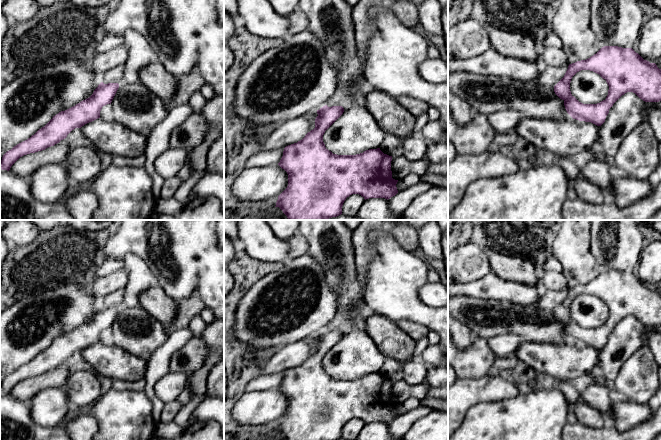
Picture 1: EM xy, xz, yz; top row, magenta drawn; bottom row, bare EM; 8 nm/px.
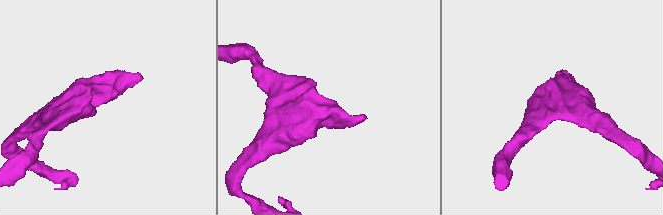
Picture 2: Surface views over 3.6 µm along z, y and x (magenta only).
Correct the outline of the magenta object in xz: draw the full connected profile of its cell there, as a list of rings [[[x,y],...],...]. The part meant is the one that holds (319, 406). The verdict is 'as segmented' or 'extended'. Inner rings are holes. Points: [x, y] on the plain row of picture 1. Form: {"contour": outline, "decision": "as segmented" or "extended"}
{"contour": [[[323,330],[317,334],[315,352],[308,356],[297,367],[284,372],[283,380],[278,389],[288,398],[288,410],[278,420],[275,431],[279,431],[286,440],[339,440],[347,421],[359,418],[365,424],[369,422],[390,423],[398,417],[396,408],[398,404],[392,402],[392,380],[384,378],[380,372],[369,373],[356,379],[337,379],[329,375],[323,366],[325,355],[343,338],[342,330]]], "decision": "as segmented"}

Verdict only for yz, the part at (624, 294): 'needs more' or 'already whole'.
already whole

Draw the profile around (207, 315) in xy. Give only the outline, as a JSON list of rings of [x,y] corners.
[[[204,307],[200,316],[203,319],[203,321],[206,323],[206,325],[212,323],[213,320],[215,319],[213,311],[207,307]]]

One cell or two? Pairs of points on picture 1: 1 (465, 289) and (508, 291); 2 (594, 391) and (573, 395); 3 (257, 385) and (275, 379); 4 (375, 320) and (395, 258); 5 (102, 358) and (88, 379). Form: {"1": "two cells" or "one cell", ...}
{"1": "one cell", "2": "two cells", "3": "one cell", "4": "two cells", "5": "two cells"}

